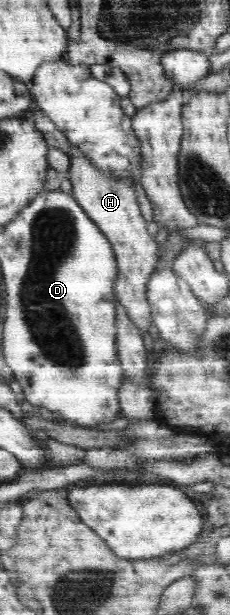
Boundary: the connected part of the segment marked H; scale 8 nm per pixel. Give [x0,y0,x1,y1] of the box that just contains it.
[67,147,161,335]

